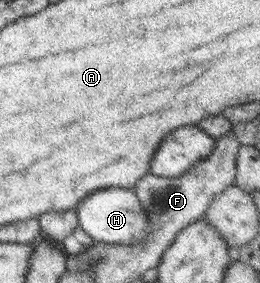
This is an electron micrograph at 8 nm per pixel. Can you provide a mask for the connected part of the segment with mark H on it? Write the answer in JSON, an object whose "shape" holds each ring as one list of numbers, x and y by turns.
{"shape":[[109,187,91,192,83,200,79,200,79,204,74,211,77,215,78,227,94,241,105,244,131,246,131,244,143,240,147,230,149,230,147,215,141,209,141,205,139,205,132,189]]}

